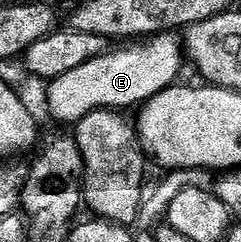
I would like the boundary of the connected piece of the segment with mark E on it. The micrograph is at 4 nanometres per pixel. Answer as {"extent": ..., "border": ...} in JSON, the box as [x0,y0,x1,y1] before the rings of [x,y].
{"extent":[47,33,182,125],"border":[[[172,33],[153,35],[121,46],[124,47],[121,51],[109,50],[70,73],[62,73],[62,77],[47,84],[49,113],[60,123],[74,125],[91,111],[139,108],[181,78],[182,43],[174,36]]]}

